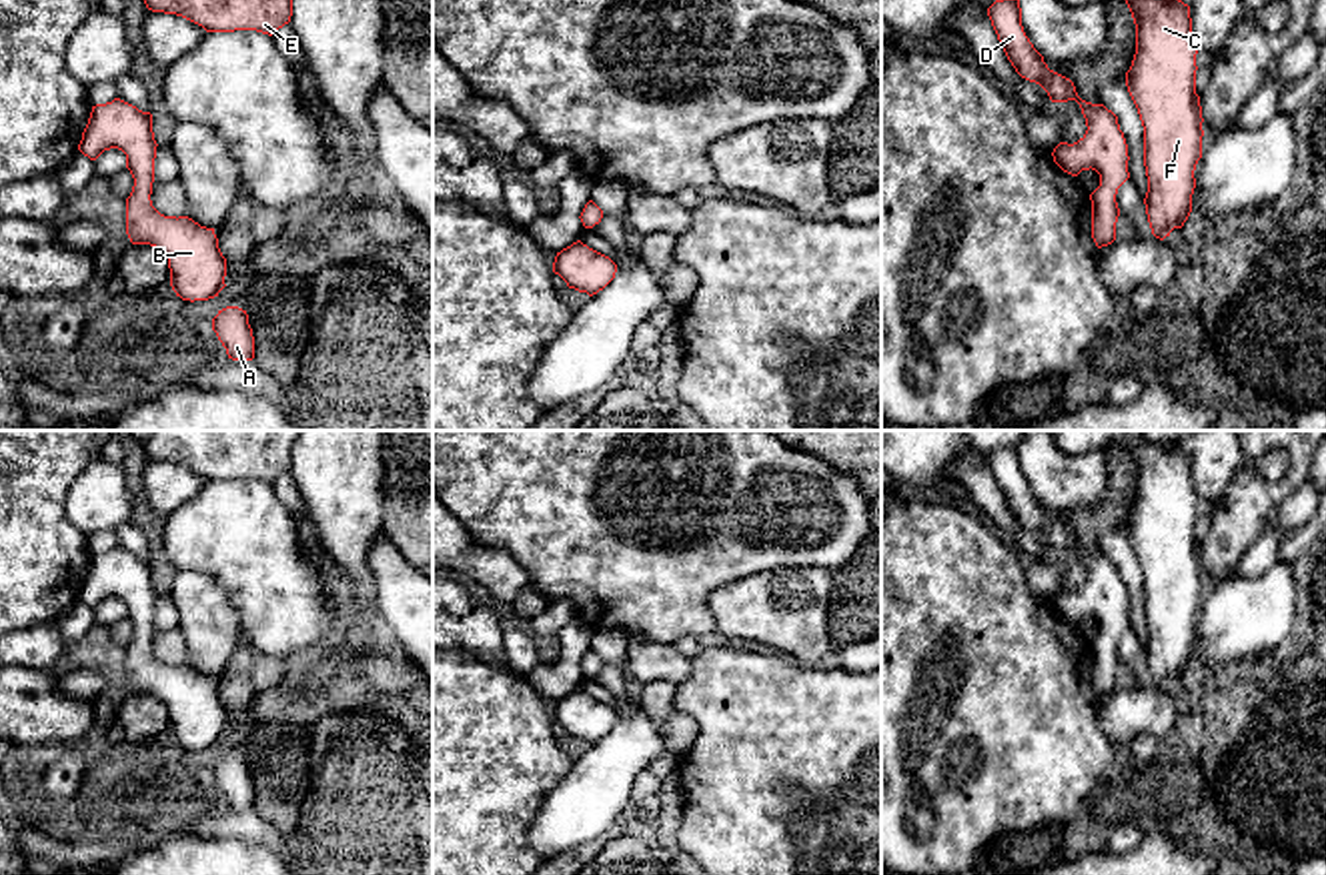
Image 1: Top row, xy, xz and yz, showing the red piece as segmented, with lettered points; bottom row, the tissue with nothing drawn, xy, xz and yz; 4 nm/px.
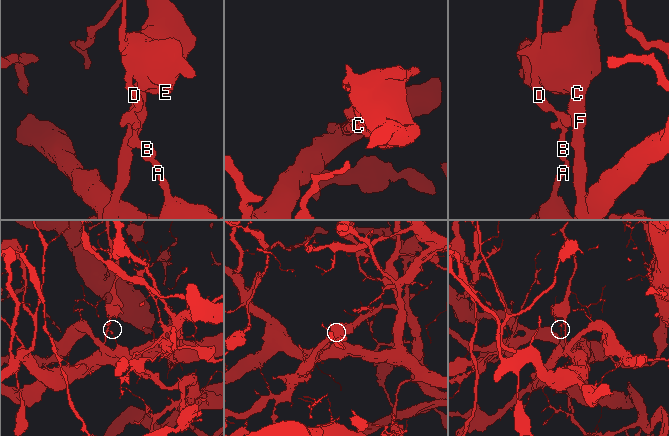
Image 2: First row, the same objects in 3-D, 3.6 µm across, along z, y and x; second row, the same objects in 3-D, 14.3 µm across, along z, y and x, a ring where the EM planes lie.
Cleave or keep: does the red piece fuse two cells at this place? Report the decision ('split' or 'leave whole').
split

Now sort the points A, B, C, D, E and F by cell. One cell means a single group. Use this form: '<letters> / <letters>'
A B / C D E F

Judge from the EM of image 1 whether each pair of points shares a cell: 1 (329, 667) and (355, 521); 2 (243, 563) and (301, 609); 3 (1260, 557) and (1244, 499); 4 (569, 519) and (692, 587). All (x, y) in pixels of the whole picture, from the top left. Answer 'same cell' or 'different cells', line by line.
1: same cell
2: same cell
3: different cells
4: same cell

